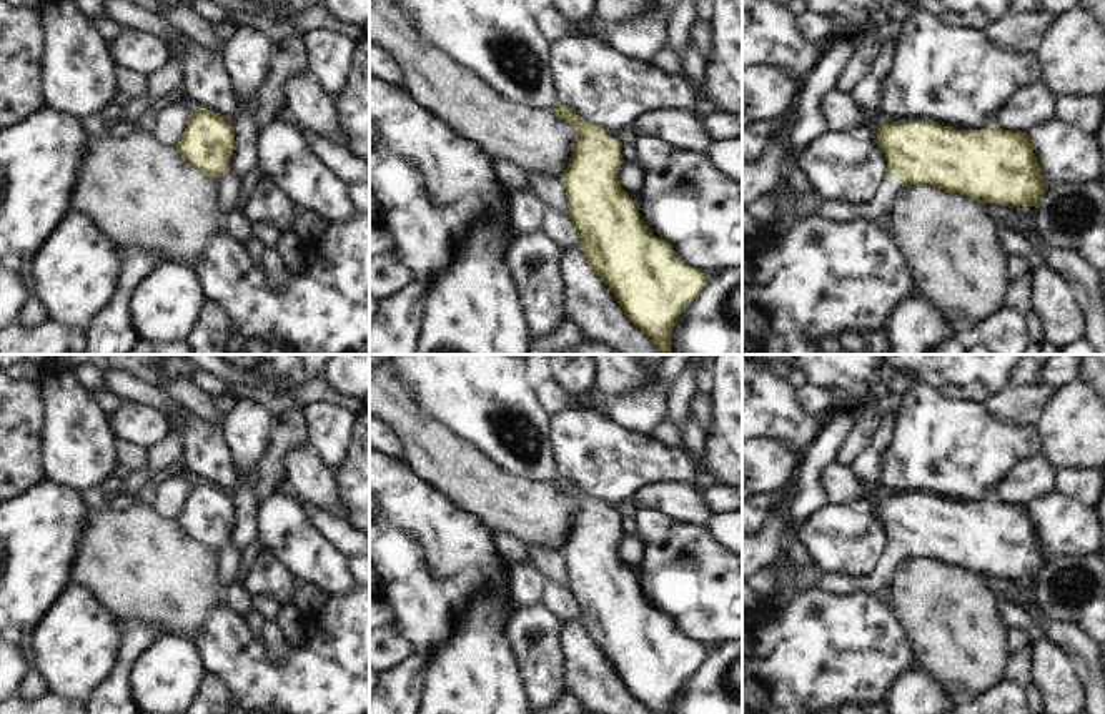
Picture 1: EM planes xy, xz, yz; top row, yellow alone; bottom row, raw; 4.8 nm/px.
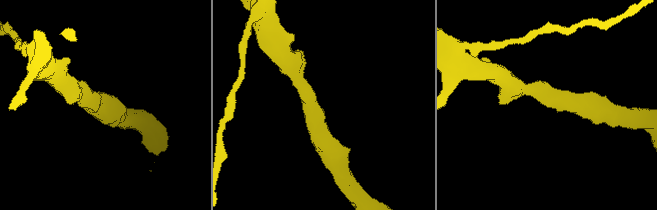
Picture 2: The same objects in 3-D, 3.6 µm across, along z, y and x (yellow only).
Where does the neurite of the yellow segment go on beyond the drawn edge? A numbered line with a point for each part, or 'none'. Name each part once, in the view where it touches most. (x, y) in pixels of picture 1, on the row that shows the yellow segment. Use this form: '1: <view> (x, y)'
1: yz (836, 210)

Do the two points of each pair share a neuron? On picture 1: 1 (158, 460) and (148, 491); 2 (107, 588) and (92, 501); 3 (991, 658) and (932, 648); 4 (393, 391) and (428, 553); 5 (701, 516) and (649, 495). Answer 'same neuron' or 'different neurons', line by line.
1: same neuron
2: different neurons
3: same neuron
4: different neurons
5: same neuron

